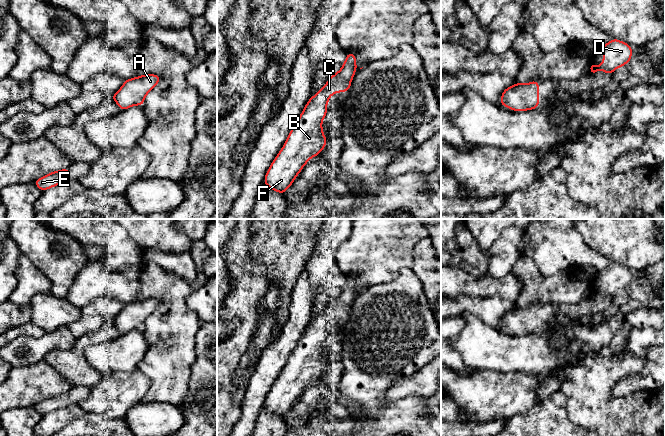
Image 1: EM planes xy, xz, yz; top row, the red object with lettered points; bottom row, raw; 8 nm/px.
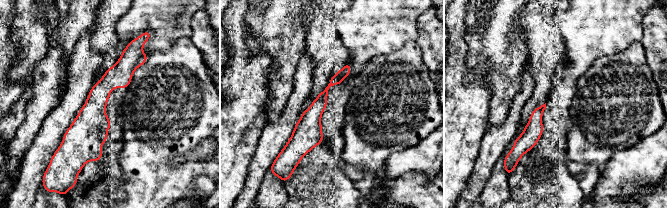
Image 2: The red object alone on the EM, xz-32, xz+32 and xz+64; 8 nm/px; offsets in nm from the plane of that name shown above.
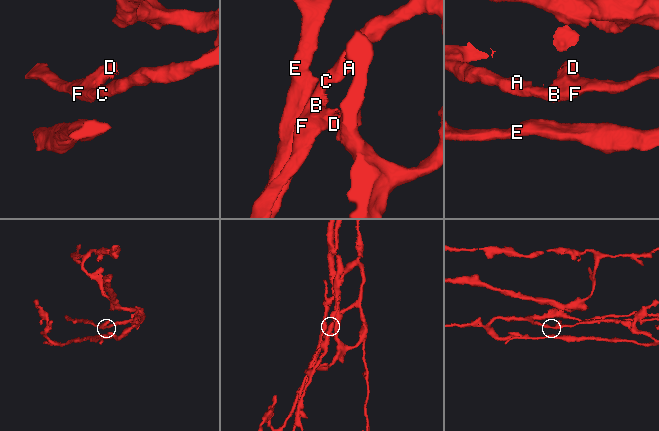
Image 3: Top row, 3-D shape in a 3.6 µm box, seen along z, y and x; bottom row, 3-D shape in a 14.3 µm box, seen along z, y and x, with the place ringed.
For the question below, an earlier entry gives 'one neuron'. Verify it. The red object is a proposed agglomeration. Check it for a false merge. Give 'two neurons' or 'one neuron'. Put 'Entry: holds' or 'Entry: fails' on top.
Entry: holds
one neuron

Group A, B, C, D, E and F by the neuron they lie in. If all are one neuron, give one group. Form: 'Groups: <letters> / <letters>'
Groups: A B C D E F

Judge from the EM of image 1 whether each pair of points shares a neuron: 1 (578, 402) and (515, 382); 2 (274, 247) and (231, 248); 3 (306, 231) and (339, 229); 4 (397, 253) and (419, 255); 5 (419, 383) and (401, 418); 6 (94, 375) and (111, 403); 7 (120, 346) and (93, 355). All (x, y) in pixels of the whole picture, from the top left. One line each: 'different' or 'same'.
1: different
2: different
3: different
4: different
5: different
6: different
7: same

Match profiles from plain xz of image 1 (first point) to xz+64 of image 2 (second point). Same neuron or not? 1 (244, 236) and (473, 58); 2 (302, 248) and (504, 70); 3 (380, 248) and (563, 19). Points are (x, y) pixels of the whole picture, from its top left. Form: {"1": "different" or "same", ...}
{"1": "different", "2": "same", "3": "same"}

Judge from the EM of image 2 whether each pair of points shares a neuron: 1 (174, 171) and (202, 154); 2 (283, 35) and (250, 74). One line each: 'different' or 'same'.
1: different
2: different

